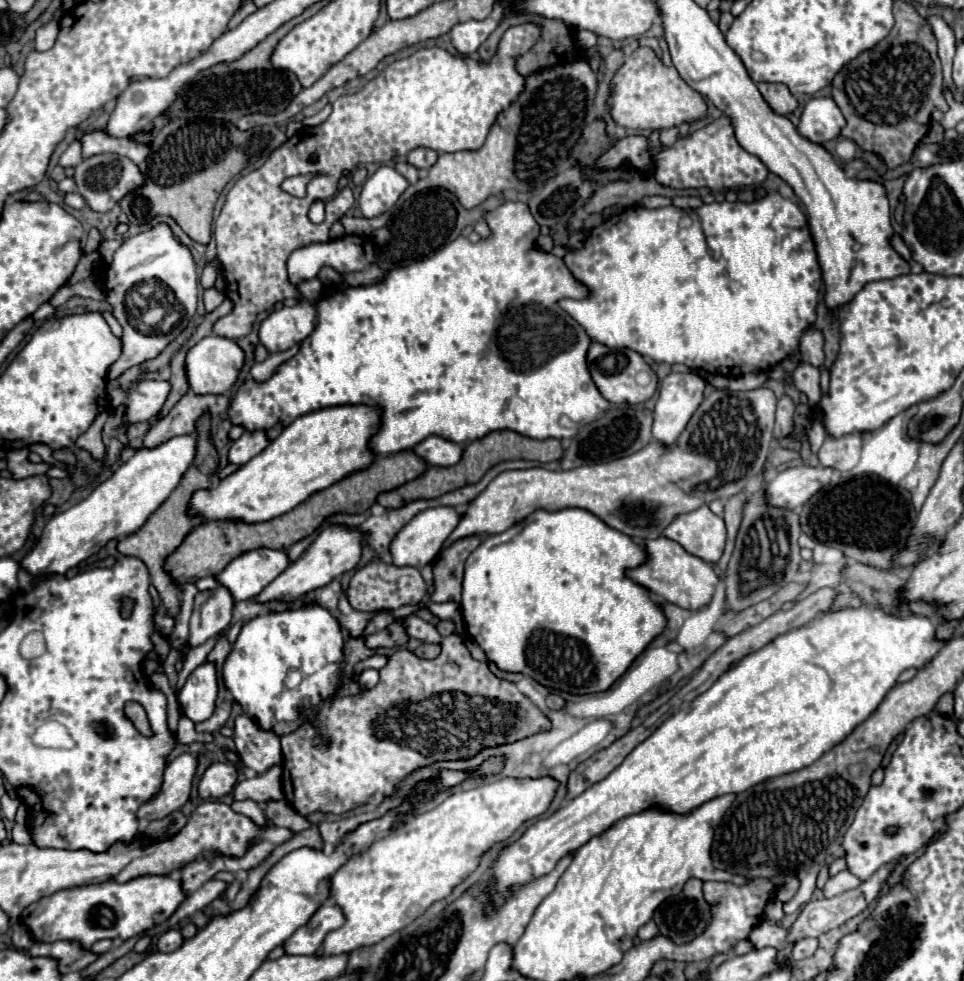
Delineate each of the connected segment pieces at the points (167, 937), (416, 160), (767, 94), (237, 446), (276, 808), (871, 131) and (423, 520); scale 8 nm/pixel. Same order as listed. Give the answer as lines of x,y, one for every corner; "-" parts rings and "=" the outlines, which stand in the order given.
168,930
158,938
158,950
160,952
174,952
176,948
180,948
180,944
184,944
184,938
178,930
=
416,148
416,150
412,150
408,154
408,162
412,166
416,166
418,170
432,168
432,164
436,164
436,160
438,160
438,154
434,150
430,150
430,148
=
758,84
758,90
776,114
786,116
798,108
798,100
792,96
792,92
788,92
784,84
=
256,430
256,432
244,432
230,448
228,452
228,460
232,464
246,464
248,460
252,460
252,456
258,456
266,446
270,444
268,436
264,430
=
270,800
266,808
266,818
274,826
284,826
290,828
292,832
302,832
310,828
310,822
304,816
300,816
286,800
=
894,2
894,18
896,24
892,32
872,50
848,62
832,80
832,98
846,118
842,136
854,140
858,146
862,146
862,150
882,156
888,168
896,168
910,160
914,148
928,132
932,108
940,108
942,112
946,112
948,108
942,96
940,60
936,54
936,38
932,34
930,24
918,16
912,4
906,2
=
438,506
438,508
428,508
414,516
394,538
390,546
390,556
396,566
414,566
414,568
424,568
428,566
442,550
446,538
452,534
456,524
460,522
462,514
454,506

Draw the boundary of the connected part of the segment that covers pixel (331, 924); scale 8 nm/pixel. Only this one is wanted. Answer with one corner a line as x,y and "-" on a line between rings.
326,900
308,920
308,924
304,924
302,928
298,928
286,942
284,942
284,952
290,956
312,956
320,950
324,936
330,930
336,930
344,924
344,916
342,910

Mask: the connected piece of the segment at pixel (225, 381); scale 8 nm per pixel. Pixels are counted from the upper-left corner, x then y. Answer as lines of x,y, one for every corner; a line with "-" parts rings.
216,334
202,338
186,356
186,372
188,372
190,390
194,394
228,394
238,382
244,360
246,360
246,354
234,340
228,340

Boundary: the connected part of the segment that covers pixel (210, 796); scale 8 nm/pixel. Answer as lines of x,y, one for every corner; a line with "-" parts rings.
214,762
206,768
204,776
198,782
198,794
204,800
216,800
226,796
238,780
238,770
234,764
220,764

